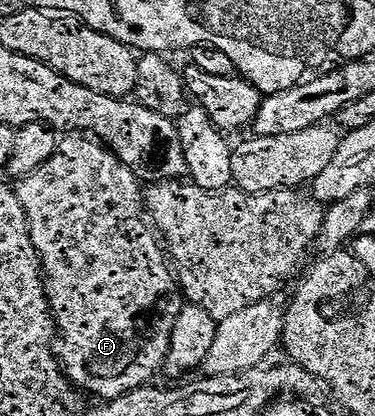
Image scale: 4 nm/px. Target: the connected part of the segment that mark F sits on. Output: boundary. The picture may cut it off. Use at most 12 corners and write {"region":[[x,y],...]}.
{"region":[[68,136],[18,193],[75,387],[164,369],[186,299],[136,173]]}

